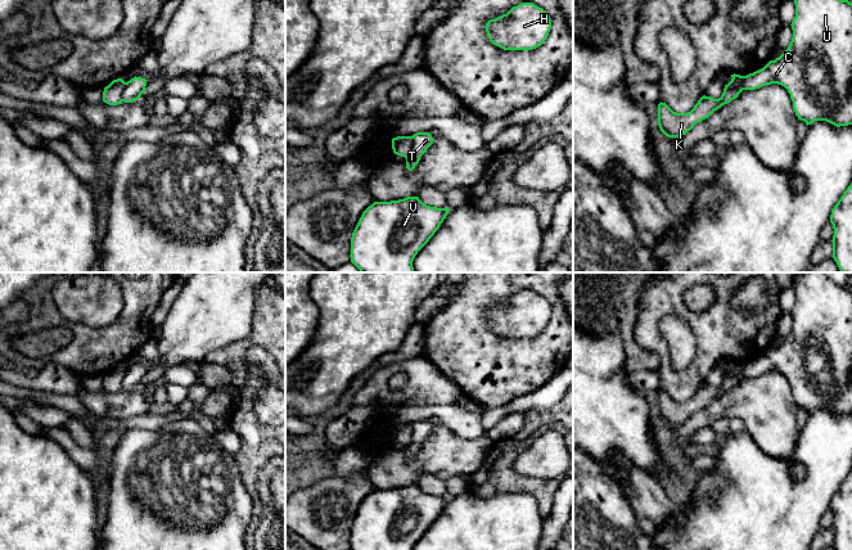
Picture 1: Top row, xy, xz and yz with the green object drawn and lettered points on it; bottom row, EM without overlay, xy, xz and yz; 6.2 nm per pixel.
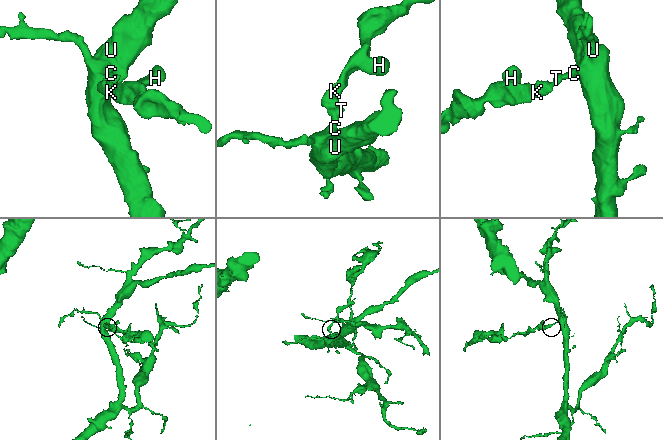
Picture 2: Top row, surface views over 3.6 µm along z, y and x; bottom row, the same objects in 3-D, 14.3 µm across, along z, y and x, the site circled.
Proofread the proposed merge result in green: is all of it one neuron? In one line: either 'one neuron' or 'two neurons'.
two neurons

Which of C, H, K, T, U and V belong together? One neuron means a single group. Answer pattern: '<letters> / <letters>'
C T U V / H K

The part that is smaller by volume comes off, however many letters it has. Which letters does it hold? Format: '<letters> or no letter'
H, K

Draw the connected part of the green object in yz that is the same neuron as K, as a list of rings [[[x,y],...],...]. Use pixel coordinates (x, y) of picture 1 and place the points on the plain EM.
[[[703,383],[690,400],[676,401],[666,391],[661,389],[658,392],[658,412],[666,424],[680,425],[722,393],[725,392],[721,386],[713,387]]]

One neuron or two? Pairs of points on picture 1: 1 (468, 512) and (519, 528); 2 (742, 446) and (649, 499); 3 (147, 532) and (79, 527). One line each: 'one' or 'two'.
1: one
2: two
3: two

